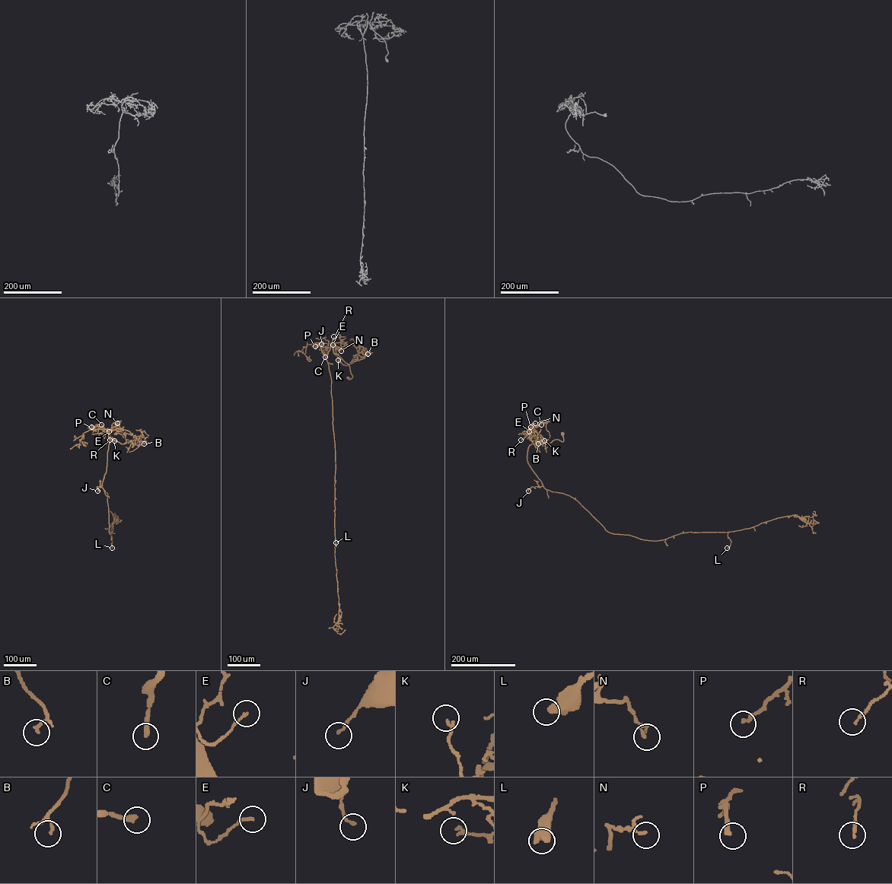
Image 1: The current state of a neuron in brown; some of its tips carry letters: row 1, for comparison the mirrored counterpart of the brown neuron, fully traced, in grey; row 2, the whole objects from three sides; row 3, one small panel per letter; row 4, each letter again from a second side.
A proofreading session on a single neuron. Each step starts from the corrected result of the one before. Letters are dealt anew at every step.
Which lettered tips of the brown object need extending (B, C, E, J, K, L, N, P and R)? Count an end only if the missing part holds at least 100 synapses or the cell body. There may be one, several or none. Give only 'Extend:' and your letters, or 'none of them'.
Extend: none of them

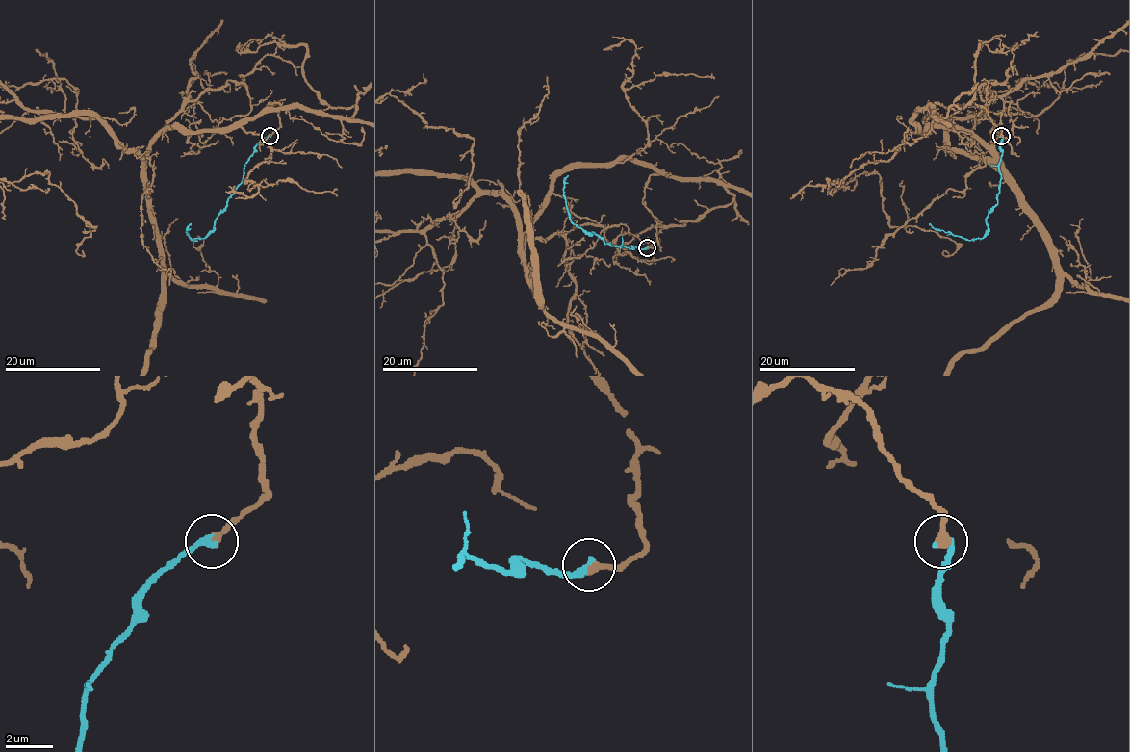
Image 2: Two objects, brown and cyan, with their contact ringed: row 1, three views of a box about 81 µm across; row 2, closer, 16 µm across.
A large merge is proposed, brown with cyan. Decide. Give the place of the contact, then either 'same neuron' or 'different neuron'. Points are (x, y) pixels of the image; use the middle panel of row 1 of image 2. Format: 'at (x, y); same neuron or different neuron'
at (647, 247); same neuron

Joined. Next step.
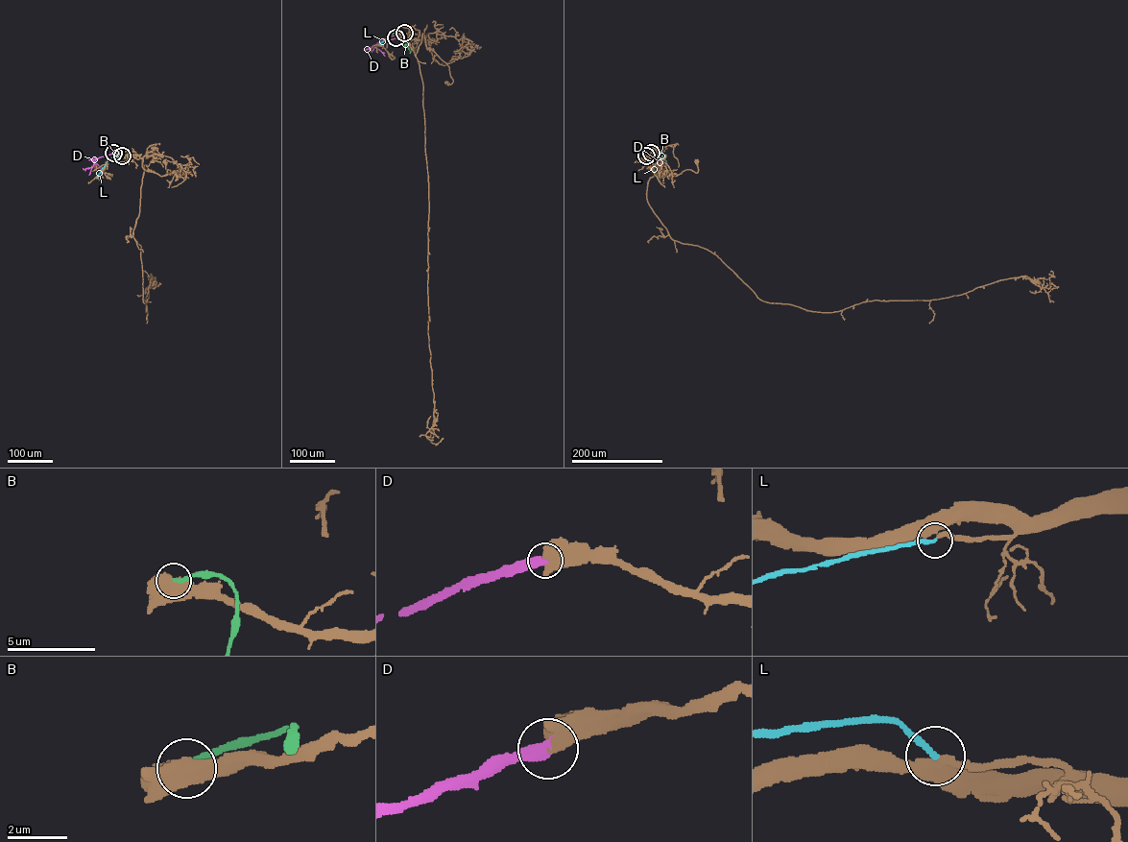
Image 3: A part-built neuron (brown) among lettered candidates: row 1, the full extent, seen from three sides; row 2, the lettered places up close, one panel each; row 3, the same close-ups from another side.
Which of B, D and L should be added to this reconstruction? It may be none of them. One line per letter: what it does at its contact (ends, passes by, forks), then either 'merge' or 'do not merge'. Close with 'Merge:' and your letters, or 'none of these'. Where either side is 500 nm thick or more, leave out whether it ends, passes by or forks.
B: do not merge
D: merge
L: it ends | do not merge
Merge: D

